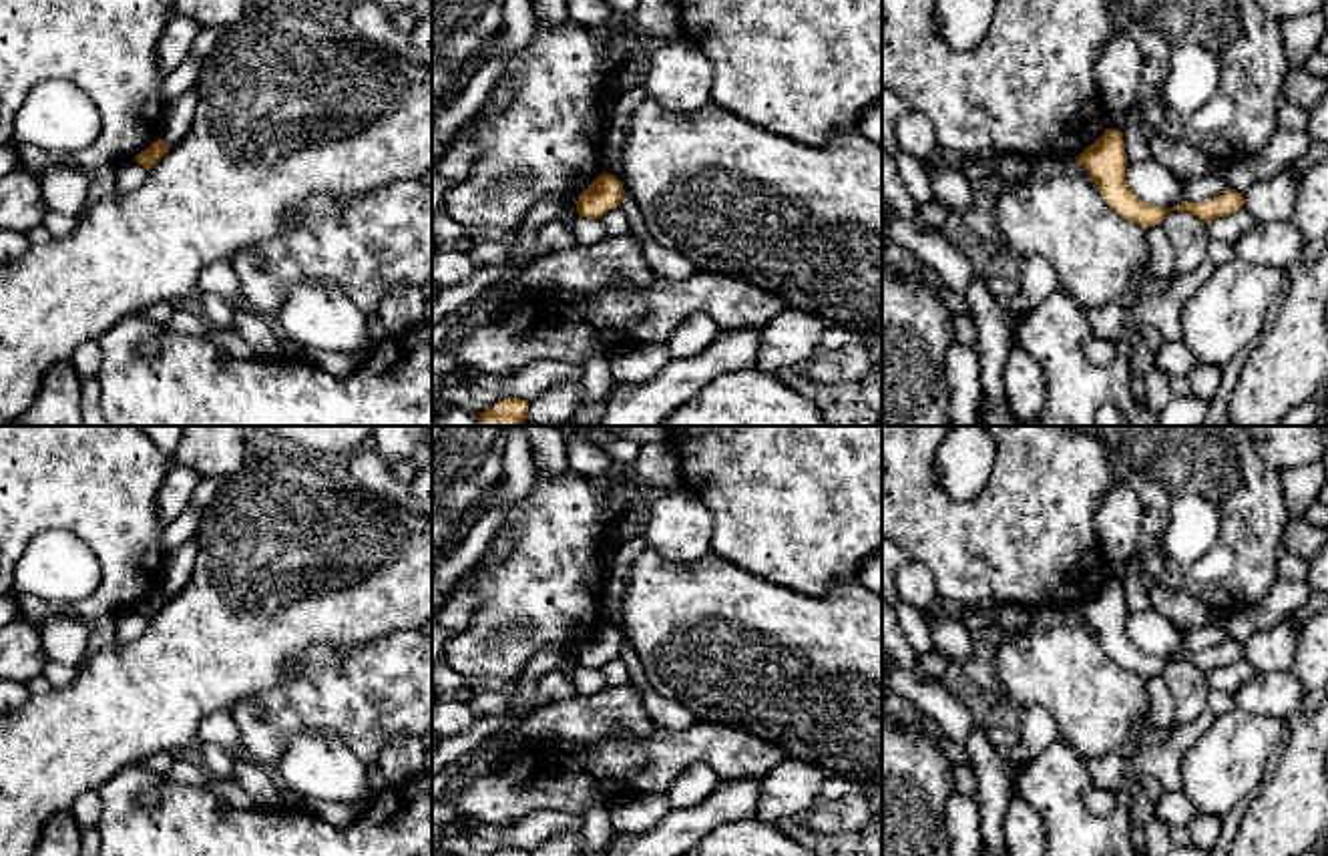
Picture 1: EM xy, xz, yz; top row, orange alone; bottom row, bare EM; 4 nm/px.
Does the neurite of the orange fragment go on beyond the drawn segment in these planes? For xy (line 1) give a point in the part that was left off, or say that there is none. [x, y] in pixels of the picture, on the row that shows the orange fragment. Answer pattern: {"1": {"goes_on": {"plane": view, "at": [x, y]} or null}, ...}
{"1": {"goes_on": null}}

